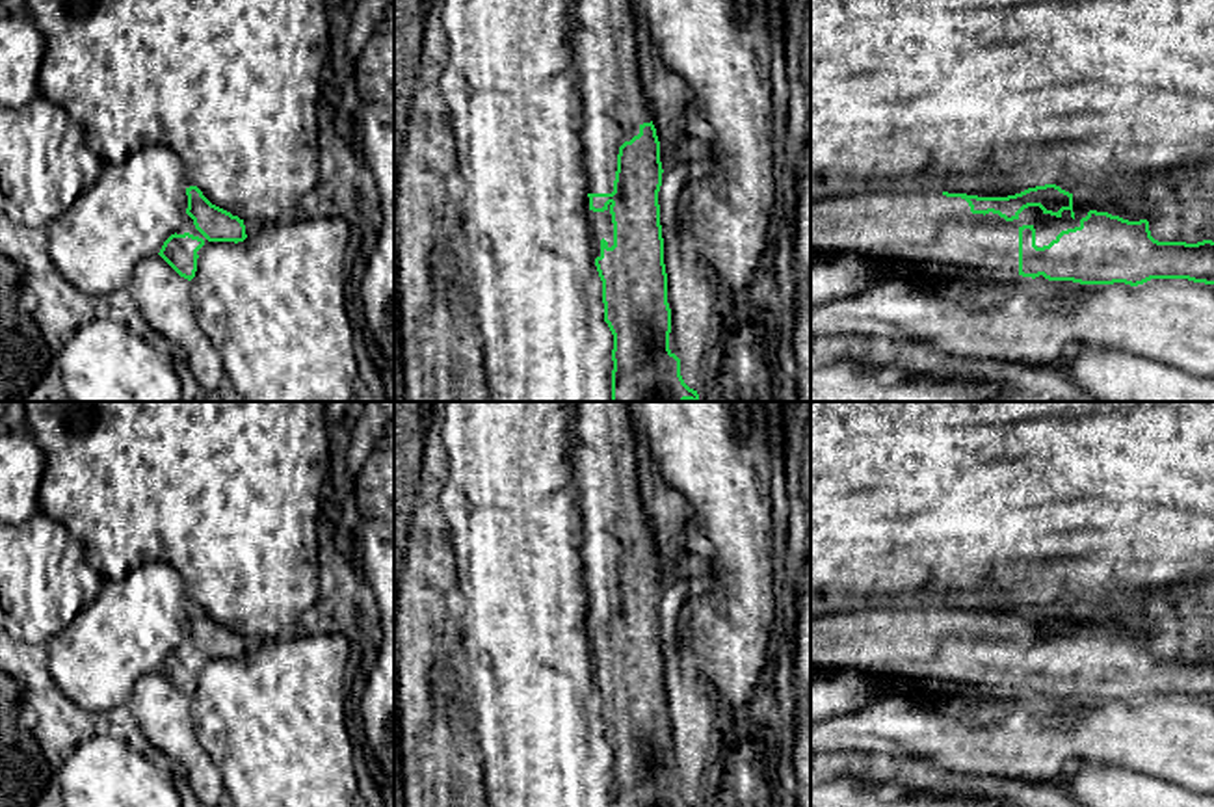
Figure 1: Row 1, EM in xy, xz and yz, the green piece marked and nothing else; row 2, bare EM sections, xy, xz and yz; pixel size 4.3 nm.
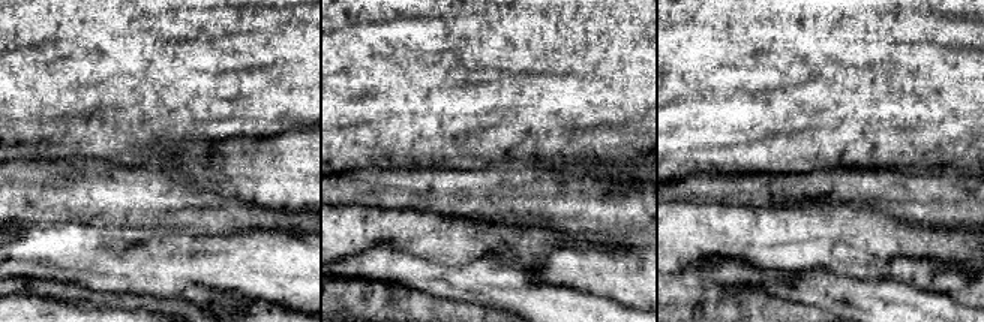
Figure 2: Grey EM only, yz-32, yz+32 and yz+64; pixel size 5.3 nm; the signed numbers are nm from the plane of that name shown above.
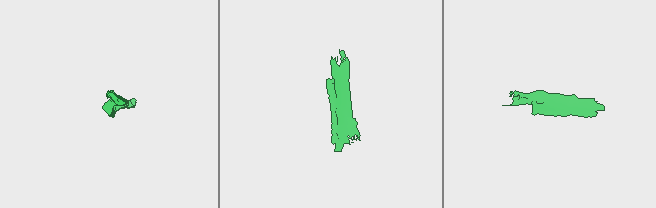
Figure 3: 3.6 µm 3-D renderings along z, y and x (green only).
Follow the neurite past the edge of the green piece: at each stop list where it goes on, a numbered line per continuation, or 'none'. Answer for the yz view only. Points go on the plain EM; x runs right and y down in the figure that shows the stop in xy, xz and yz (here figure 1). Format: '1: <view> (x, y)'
1: yz (906, 642)

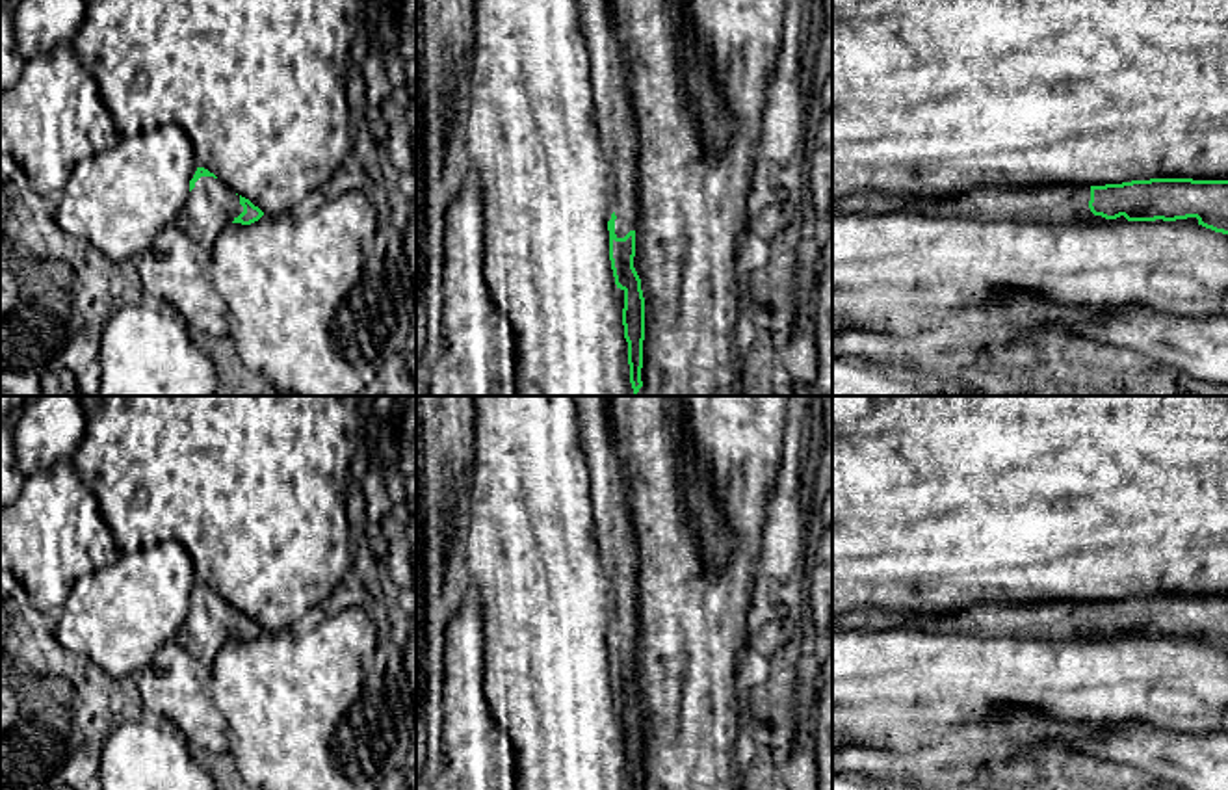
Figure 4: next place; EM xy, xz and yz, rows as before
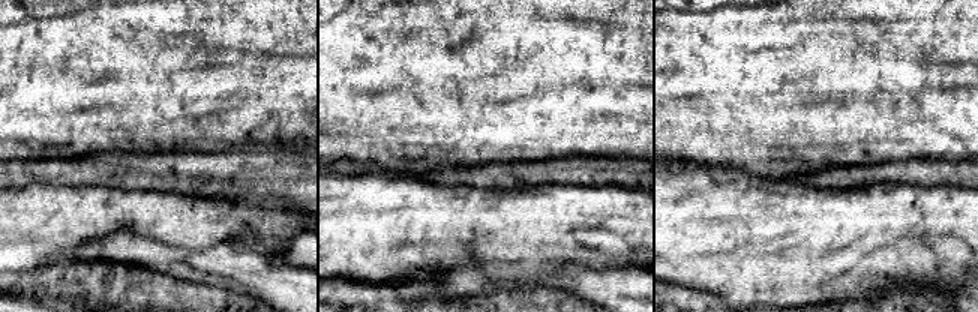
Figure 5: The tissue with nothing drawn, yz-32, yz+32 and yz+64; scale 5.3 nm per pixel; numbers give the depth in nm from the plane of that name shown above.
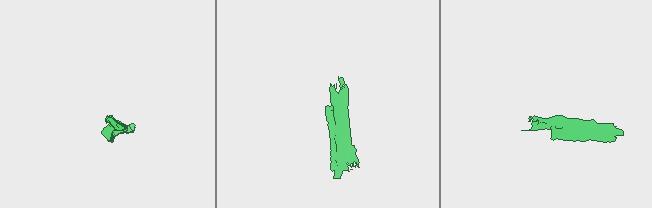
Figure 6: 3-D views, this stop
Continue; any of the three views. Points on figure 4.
1: yz (1056, 621)

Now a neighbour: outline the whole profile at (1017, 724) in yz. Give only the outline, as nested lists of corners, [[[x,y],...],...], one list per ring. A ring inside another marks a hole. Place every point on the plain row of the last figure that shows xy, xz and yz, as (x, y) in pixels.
[[[1009,708],[992,725],[1001,738],[1035,742],[1046,734],[1061,732],[1061,725],[1035,708]]]

